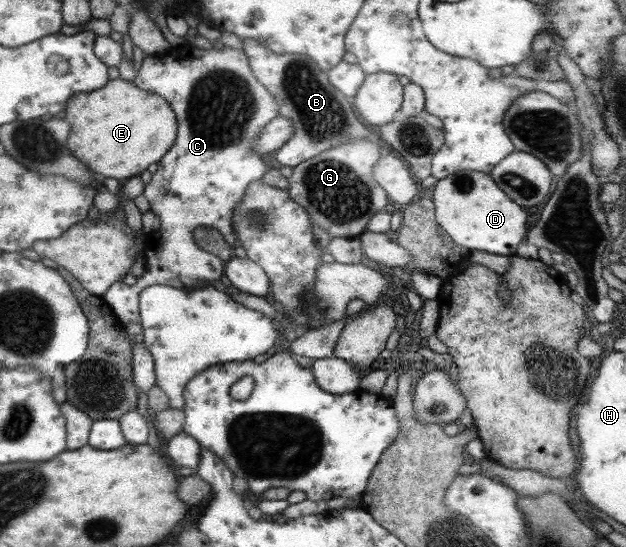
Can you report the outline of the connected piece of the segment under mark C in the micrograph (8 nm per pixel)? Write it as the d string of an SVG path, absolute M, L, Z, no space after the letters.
M193 45L172 47L164 55L144 56L132 83L138 89L154 93L166 100L172 108L176 121L176 138L174 144L158 161L157 170L144 184L142 195L149 203L149 211L160 219L160 227L152 231L143 249L144 272L132 285L118 281L109 285L102 301L116 315L124 327L131 347L143 341L142 328L138 311L138 293L152 285L166 285L184 292L201 289L201 284L210 280L223 280L225 262L210 253L201 251L193 241L193 230L196 227L209 226L216 229L225 241L234 247L236 236L231 227L231 210L244 196L248 184L260 180L266 172L262 155L252 151L252 142L258 132L264 129L272 118L278 115L278 104L267 89L260 85L248 65L248 58L243 50L230 47L203 50Z

